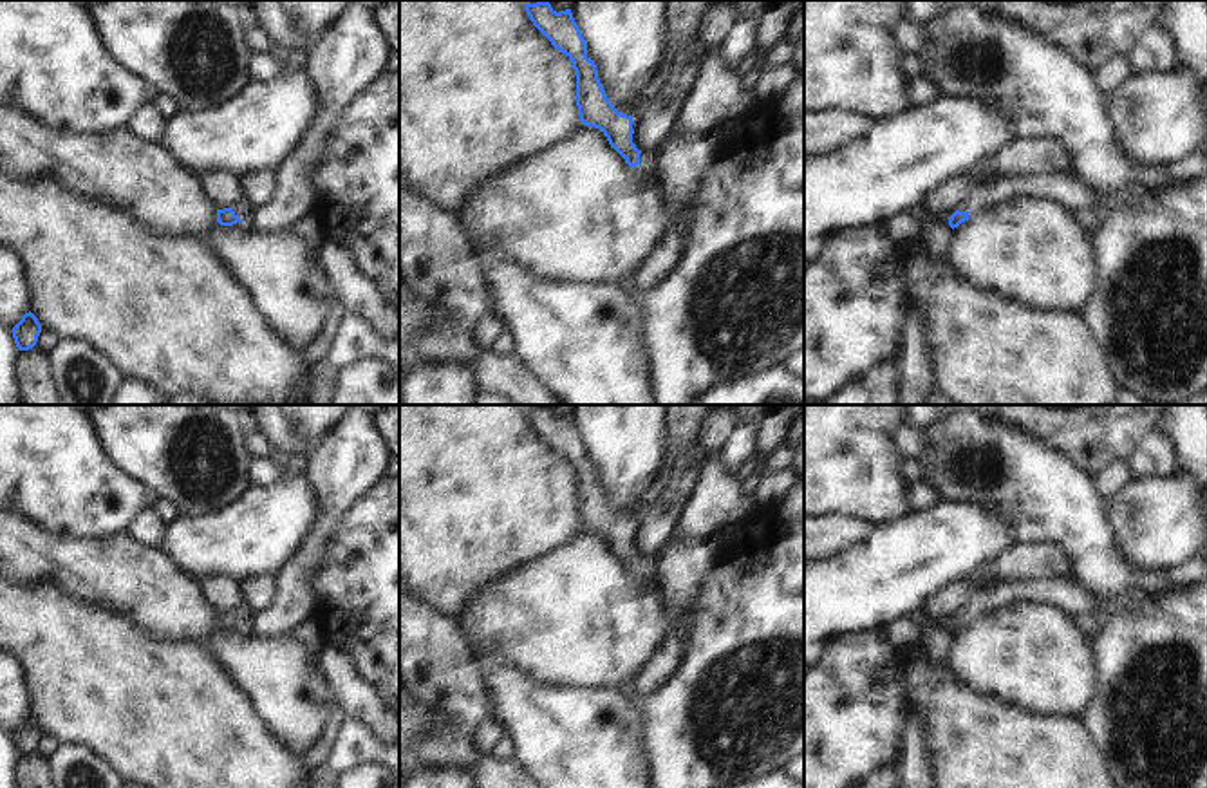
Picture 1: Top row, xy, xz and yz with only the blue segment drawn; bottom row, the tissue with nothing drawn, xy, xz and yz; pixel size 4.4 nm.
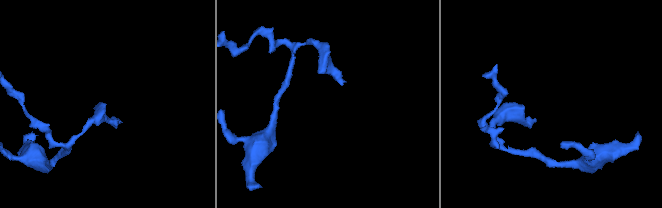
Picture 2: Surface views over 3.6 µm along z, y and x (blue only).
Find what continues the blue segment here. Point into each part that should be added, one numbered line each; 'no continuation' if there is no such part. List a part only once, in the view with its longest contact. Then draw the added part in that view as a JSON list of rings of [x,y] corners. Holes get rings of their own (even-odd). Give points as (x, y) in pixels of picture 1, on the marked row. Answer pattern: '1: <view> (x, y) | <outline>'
1: xz (645, 170) | [[[643,150],[640,154],[640,164],[631,168],[640,181],[652,184],[656,181],[656,154],[658,150]]]

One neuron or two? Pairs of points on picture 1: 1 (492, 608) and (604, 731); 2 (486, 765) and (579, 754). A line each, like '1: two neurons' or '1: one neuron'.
1: two neurons
2: two neurons

